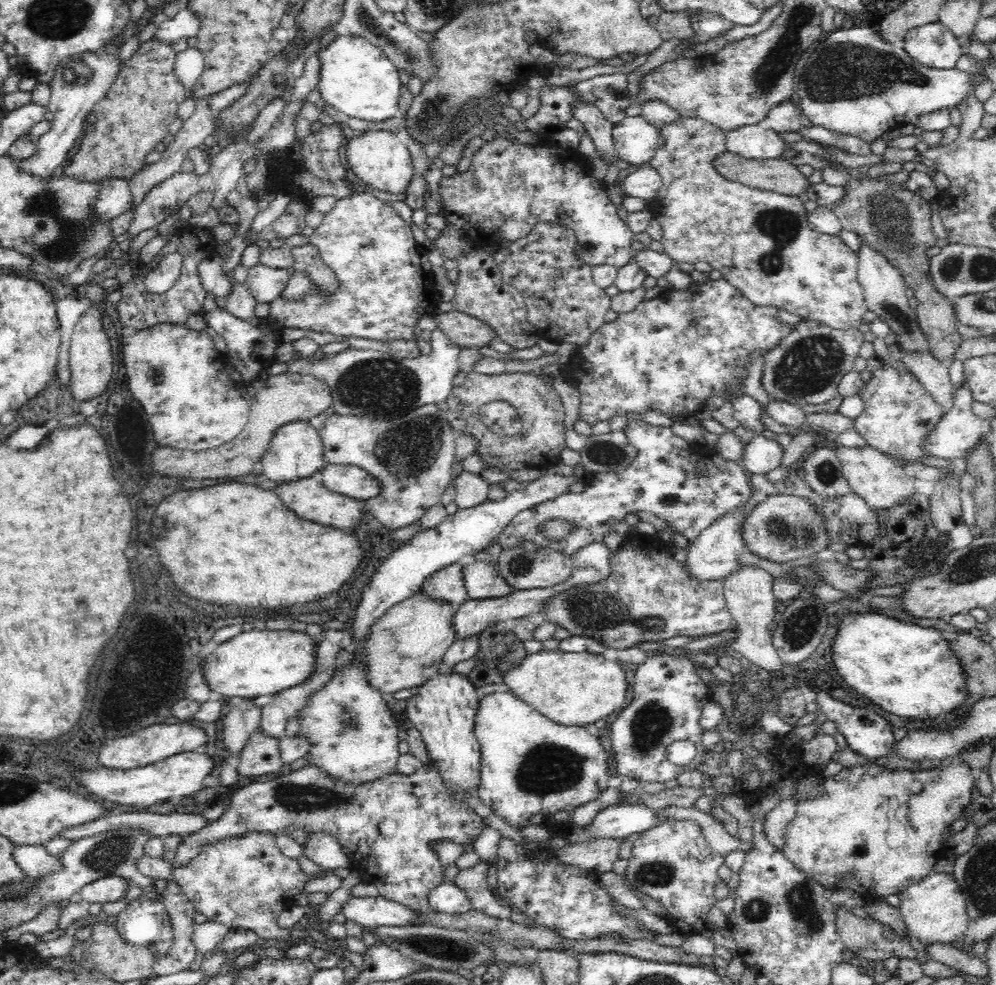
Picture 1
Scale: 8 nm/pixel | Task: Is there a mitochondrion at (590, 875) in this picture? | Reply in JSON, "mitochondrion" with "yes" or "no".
{"mitochondrion":"no"}

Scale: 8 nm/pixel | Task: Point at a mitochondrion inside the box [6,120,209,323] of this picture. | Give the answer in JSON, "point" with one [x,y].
{"point":[67,237]}

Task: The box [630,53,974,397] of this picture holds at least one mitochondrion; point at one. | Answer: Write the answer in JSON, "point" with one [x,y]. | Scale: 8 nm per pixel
{"point":[896,221]}

